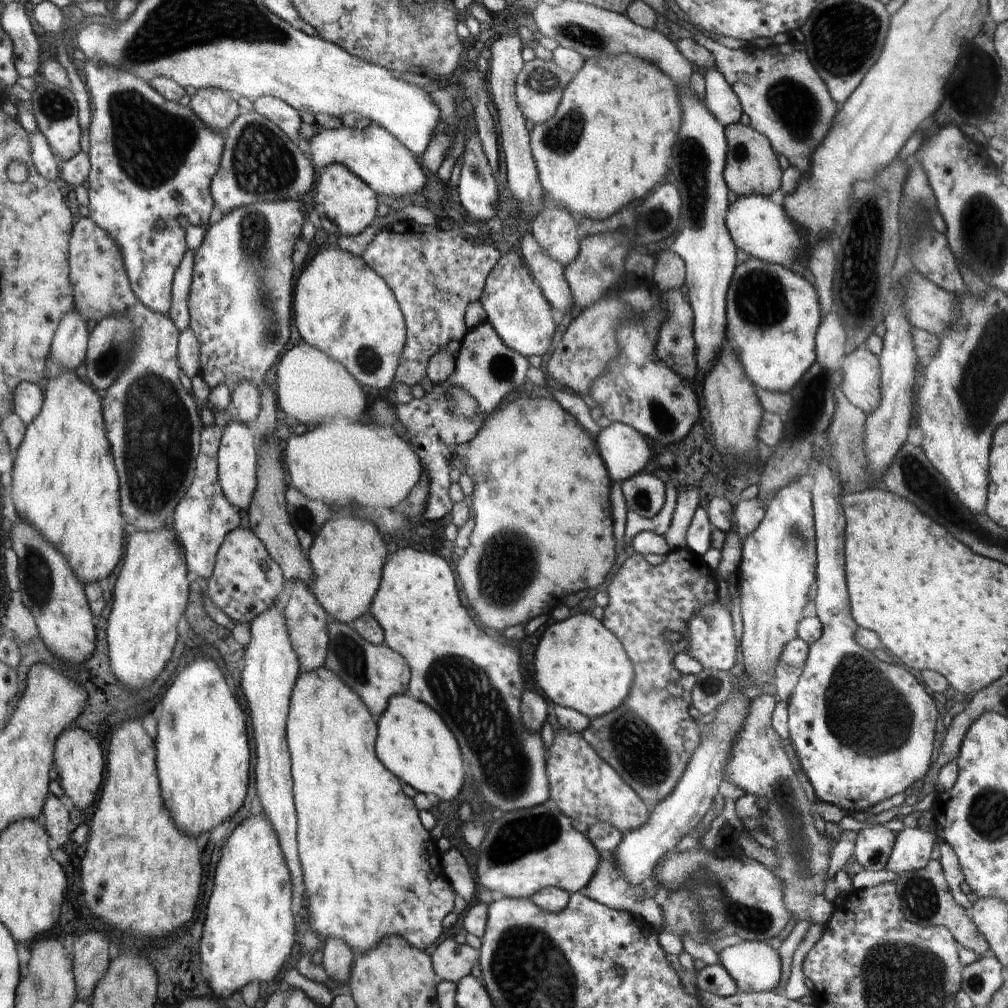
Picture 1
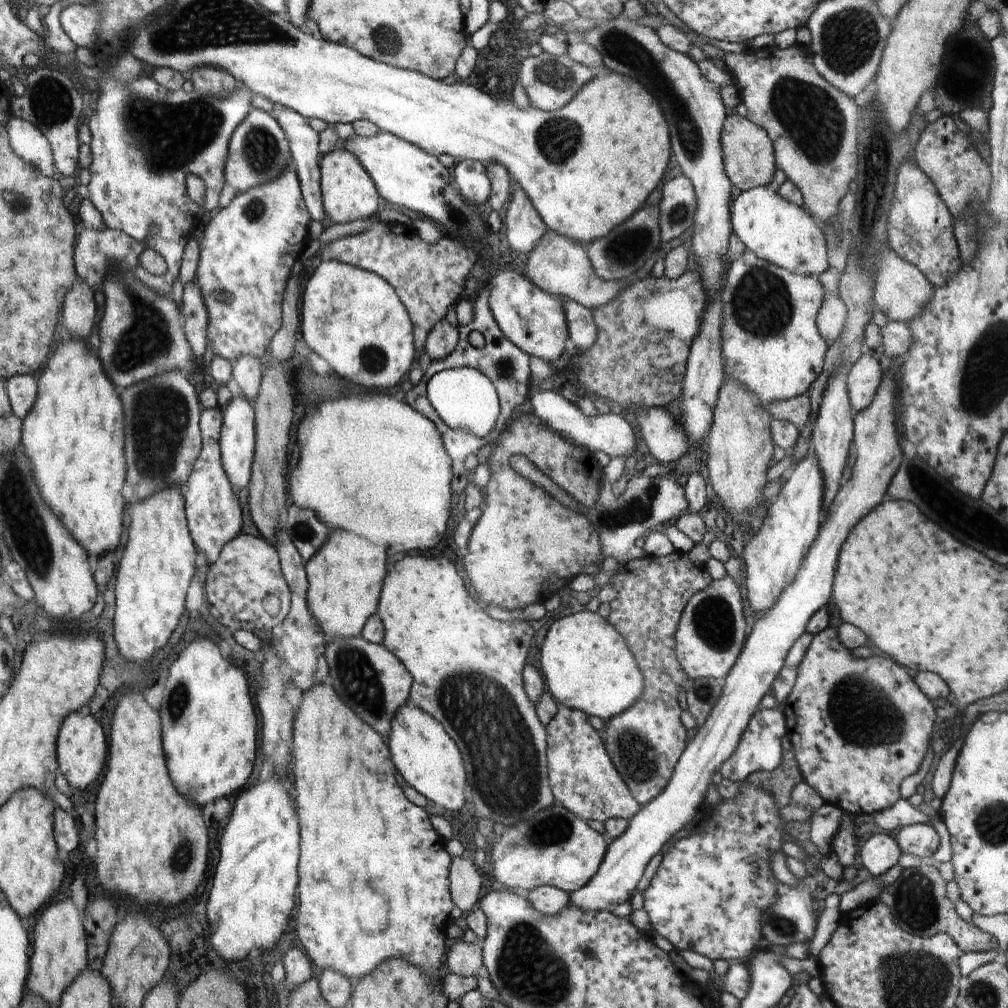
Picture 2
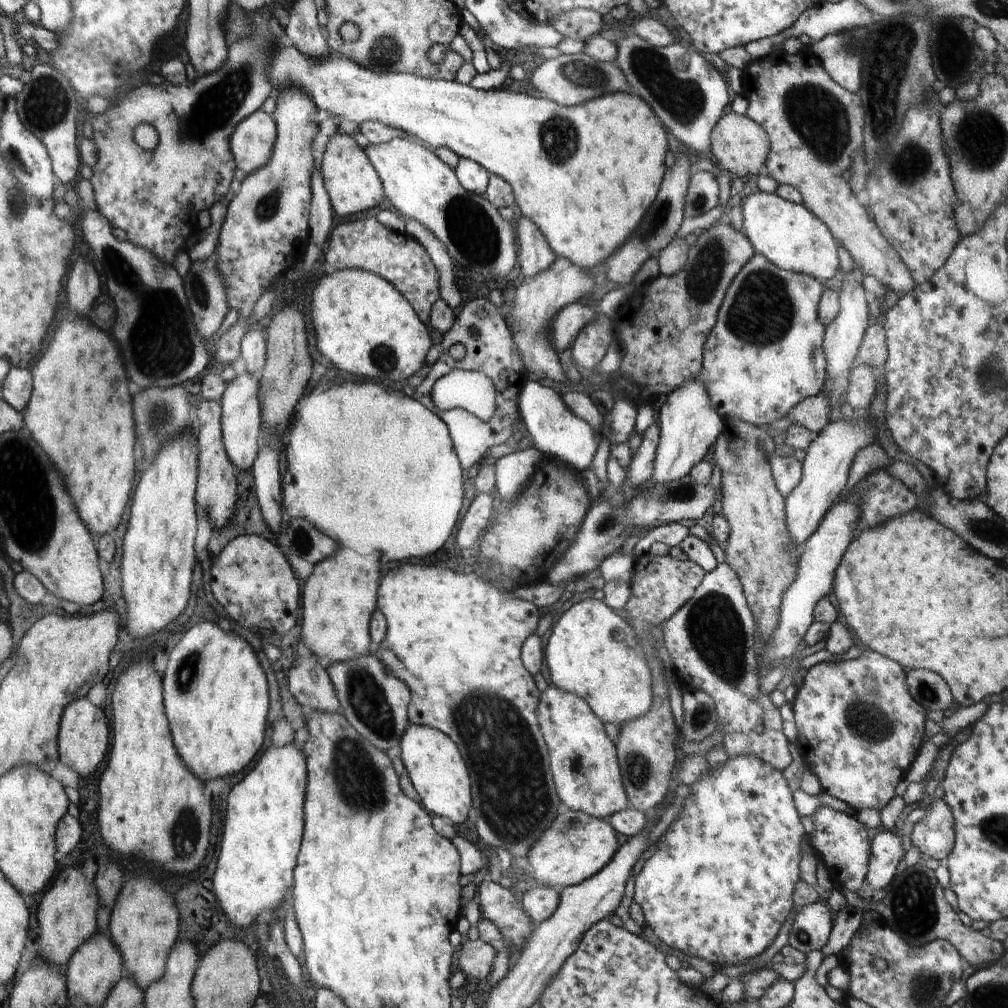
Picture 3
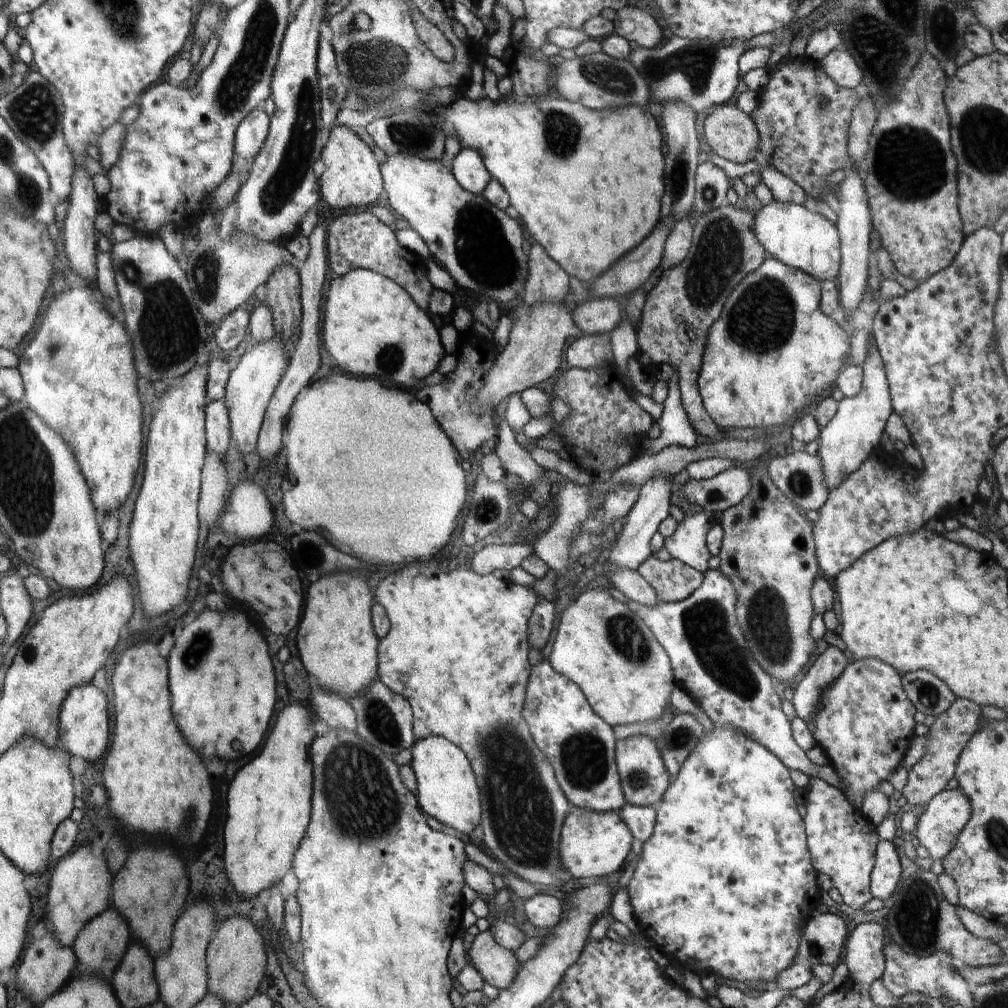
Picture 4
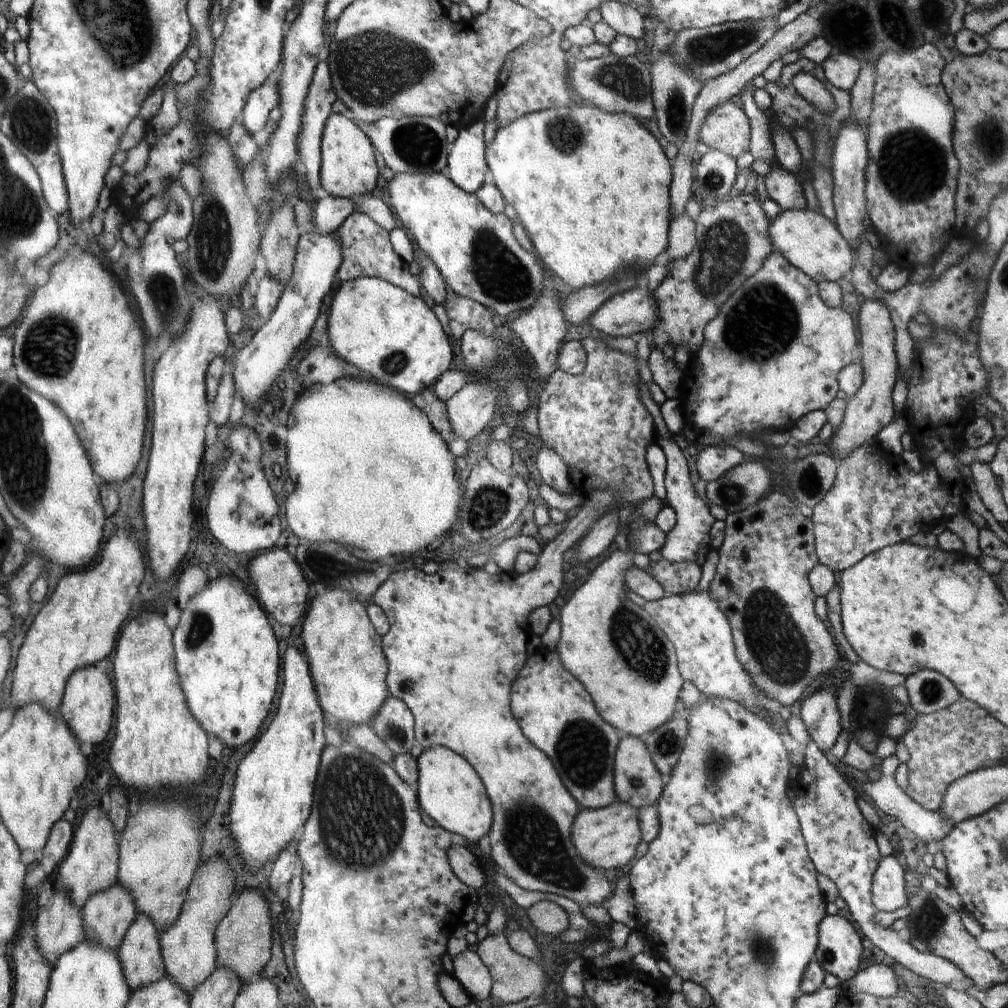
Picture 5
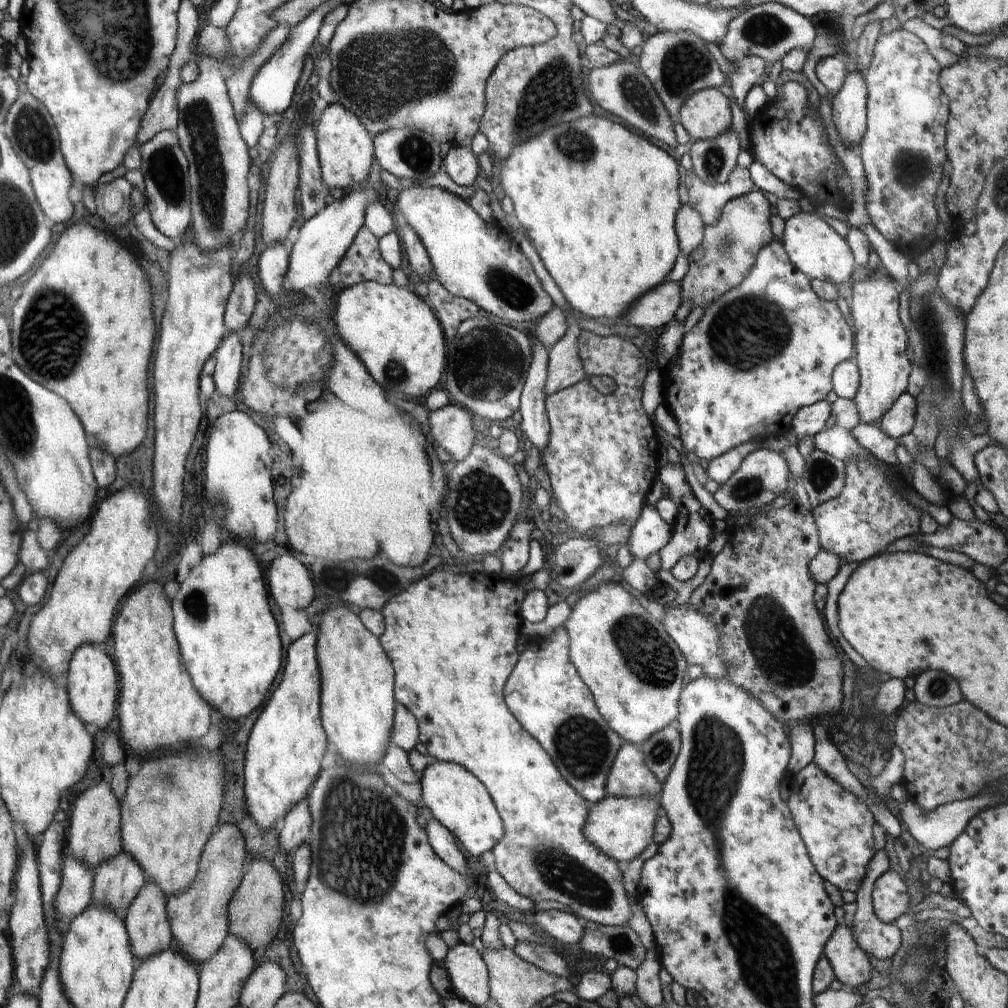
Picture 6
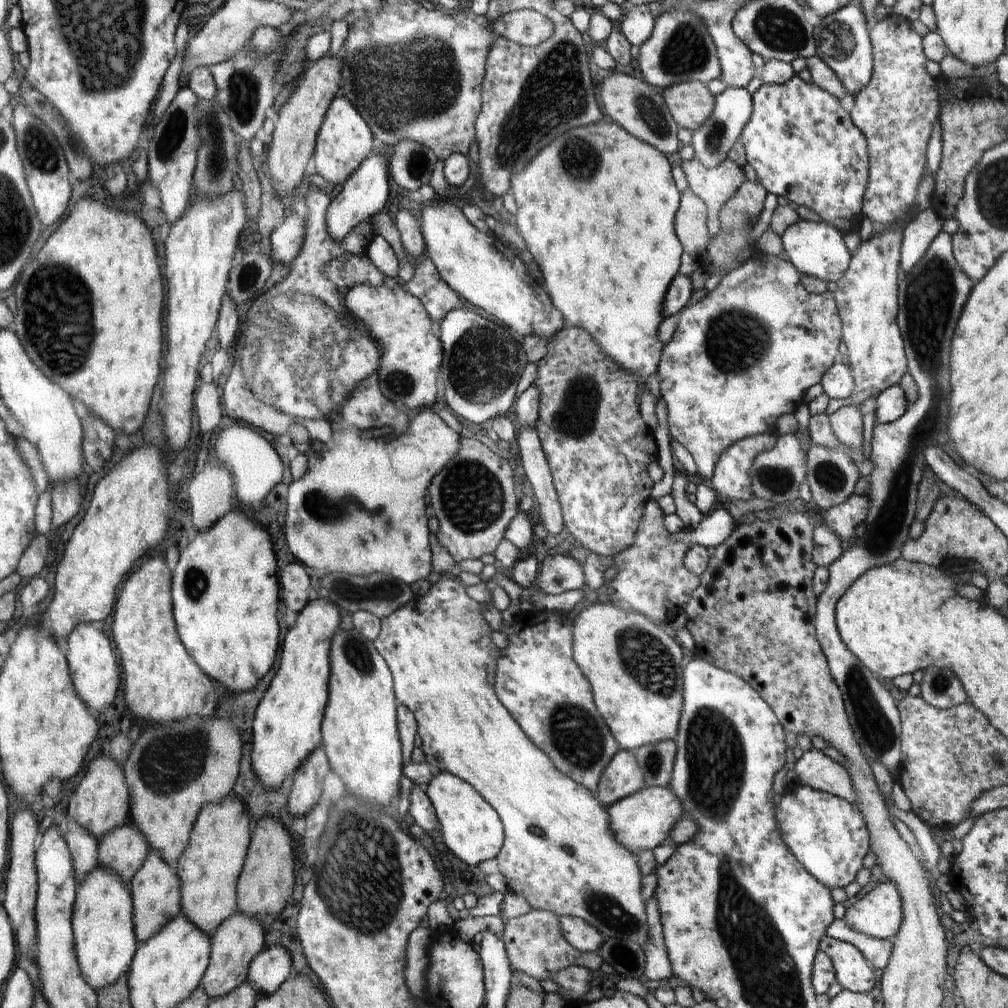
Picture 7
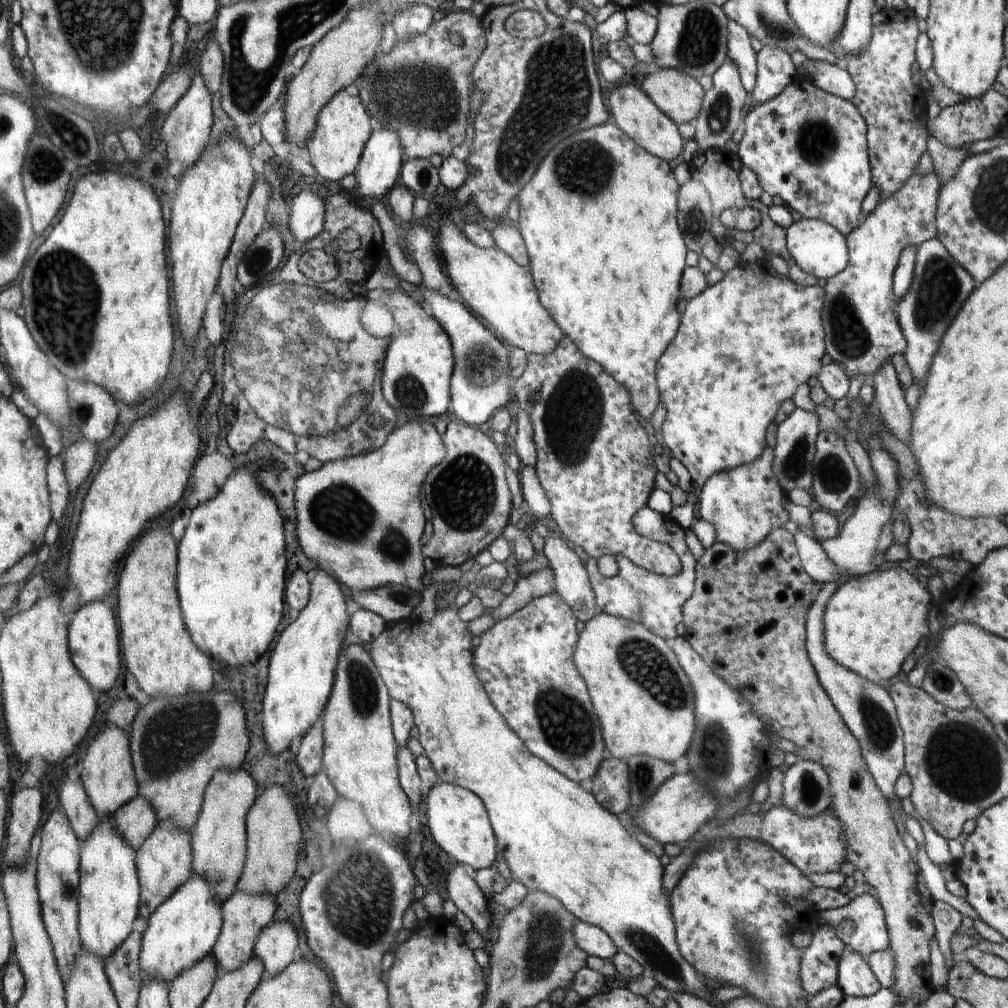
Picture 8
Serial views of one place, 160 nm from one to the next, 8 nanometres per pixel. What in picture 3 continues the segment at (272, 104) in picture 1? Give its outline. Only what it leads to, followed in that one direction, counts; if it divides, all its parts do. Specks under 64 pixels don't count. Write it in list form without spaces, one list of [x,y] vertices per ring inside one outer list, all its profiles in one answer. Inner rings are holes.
[[[316,171],[314,176],[312,176],[312,194],[313,198],[311,200],[311,233],[312,242],[319,246],[322,250],[322,245],[329,238],[330,230],[332,230],[332,224],[334,224],[334,216],[332,216],[333,206],[331,205],[331,200],[329,199],[329,194],[323,185],[321,171]]]

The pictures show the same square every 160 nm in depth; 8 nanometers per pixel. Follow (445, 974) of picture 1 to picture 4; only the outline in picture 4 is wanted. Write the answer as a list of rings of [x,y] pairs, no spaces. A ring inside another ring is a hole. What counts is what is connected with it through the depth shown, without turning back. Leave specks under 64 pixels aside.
[[[490,929],[474,937],[468,954],[470,964],[476,967],[485,982],[499,990],[513,983],[521,965],[512,951],[506,950],[493,939]]]

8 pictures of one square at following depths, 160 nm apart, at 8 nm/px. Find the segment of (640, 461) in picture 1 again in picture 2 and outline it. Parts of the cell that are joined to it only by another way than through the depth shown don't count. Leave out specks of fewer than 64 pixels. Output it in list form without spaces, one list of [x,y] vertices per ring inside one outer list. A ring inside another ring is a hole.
[[[530,389],[530,404],[532,414],[541,420],[541,423],[548,425],[551,431],[558,435],[562,435],[566,440],[570,439],[578,446],[586,447],[592,453],[600,450],[604,454],[608,454],[610,458],[630,458],[636,452],[636,443],[632,426],[624,419],[624,417],[608,413],[606,415],[597,415],[593,417],[586,416],[579,409],[577,404],[572,404],[564,397],[551,392],[536,392]]]

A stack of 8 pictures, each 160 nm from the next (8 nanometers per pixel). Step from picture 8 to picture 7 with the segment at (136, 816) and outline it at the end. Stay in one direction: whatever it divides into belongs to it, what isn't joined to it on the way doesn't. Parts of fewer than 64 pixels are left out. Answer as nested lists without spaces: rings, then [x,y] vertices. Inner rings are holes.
[[[126,822],[98,840],[98,854],[99,864],[116,872],[129,888],[150,854],[150,844],[134,822]]]

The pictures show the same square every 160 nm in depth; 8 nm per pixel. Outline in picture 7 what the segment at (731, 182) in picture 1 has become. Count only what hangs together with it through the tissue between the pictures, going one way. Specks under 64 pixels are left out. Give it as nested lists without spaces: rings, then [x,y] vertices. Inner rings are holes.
[[[700,81],[672,85],[662,94],[676,124],[692,133],[706,122],[715,107],[715,96]]]

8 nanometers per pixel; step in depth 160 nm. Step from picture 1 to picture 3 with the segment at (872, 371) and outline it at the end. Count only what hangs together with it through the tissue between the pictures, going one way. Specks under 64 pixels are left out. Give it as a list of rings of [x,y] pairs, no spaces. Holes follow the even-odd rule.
[[[868,365],[855,366],[850,371],[847,395],[848,404],[852,408],[869,408],[876,394],[877,380],[872,375],[872,369]]]

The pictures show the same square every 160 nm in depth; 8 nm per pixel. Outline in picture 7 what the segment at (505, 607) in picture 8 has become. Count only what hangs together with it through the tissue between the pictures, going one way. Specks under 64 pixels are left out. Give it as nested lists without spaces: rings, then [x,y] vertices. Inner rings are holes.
[[[569,553],[548,554],[539,568],[537,584],[546,594],[562,594],[586,586],[584,564]]]

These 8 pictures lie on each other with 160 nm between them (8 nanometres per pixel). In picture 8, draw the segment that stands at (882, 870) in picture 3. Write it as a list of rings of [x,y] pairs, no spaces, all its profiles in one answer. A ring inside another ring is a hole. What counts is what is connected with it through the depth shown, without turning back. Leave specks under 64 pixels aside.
[[[863,893],[852,899],[845,907],[818,911],[820,920],[828,920],[840,940],[853,951],[859,952],[864,959],[876,951],[889,948],[890,937],[883,906],[877,896]]]

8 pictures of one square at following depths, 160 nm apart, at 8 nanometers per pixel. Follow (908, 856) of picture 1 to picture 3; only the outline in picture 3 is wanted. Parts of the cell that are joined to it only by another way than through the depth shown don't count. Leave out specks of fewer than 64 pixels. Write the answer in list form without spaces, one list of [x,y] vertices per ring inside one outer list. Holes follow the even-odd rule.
[[[936,798],[928,808],[928,815],[913,826],[911,840],[921,854],[931,858],[940,860],[952,852],[955,843],[953,816],[943,798]]]

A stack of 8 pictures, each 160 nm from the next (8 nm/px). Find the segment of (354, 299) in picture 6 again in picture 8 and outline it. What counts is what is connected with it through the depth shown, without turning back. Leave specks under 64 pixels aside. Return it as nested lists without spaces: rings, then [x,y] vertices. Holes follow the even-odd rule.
[[[364,283],[351,284],[355,298],[366,301],[379,300],[387,305],[395,320],[396,333],[387,348],[387,357],[383,364],[382,392],[386,402],[395,411],[402,412],[410,419],[426,420],[432,416],[440,416],[450,404],[450,375],[454,366],[452,345],[445,330],[439,322],[428,315],[420,302],[408,293],[399,289],[385,291],[382,289],[366,289]]]

